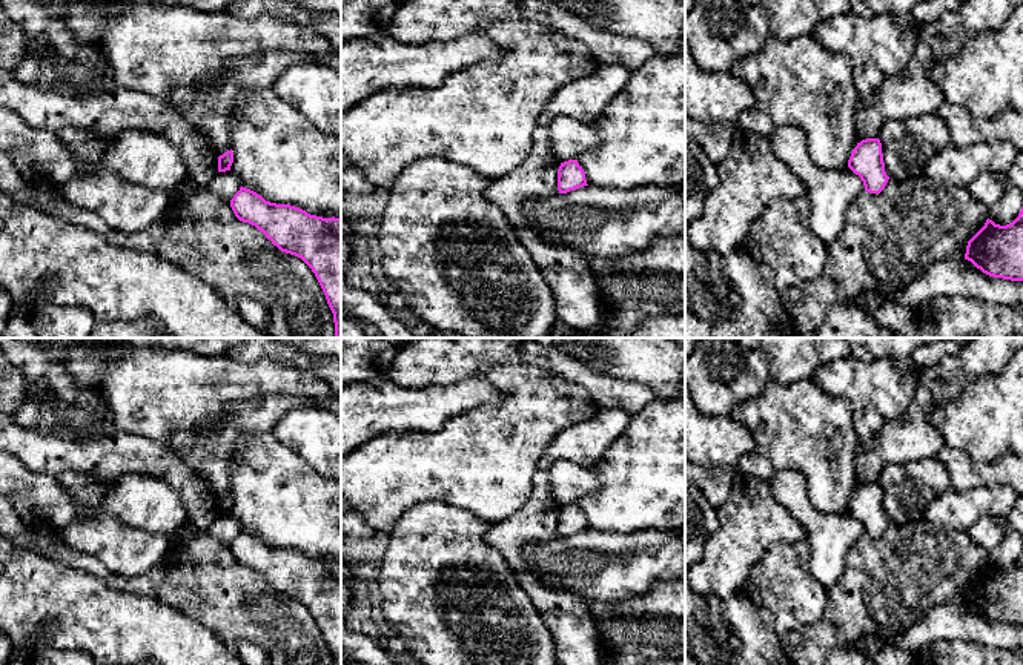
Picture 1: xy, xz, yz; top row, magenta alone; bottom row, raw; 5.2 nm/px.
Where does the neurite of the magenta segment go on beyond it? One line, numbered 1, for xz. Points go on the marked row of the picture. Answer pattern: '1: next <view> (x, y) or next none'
1: next none

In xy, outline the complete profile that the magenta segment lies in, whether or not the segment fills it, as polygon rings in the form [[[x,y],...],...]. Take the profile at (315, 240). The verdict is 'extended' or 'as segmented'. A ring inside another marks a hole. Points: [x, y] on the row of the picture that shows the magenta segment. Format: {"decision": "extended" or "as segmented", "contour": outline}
{"decision": "as segmented", "contour": [[[243,186],[230,207],[240,221],[255,226],[281,252],[301,258],[312,269],[333,313],[335,338],[341,338],[341,218],[270,203]]]}

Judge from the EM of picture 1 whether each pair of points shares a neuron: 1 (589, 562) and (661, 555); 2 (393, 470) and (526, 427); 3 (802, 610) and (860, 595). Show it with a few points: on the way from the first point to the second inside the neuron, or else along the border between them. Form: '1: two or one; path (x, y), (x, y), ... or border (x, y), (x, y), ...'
1: one; path (607, 562), (635, 562), (642, 558)
2: one; path (426, 467), (483, 461), (493, 450)
3: two; border (825, 587), (827, 607)

